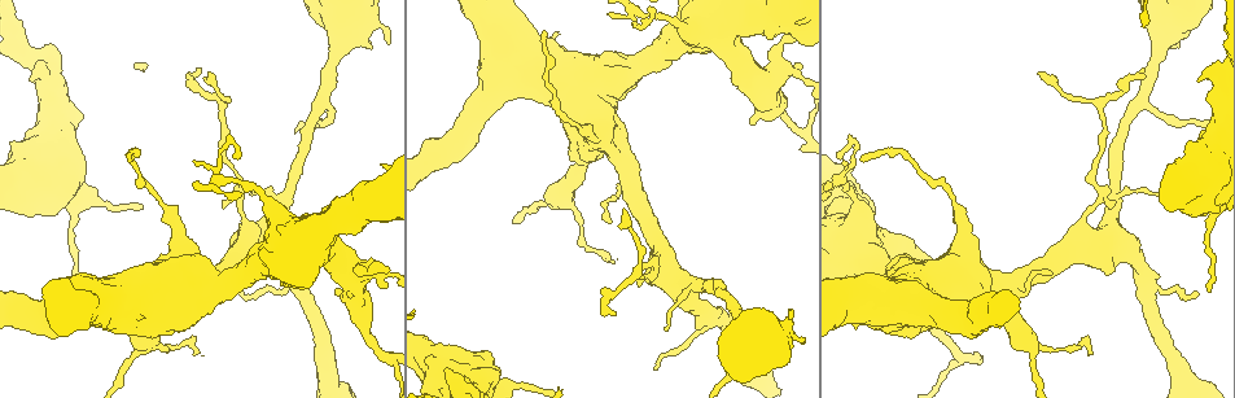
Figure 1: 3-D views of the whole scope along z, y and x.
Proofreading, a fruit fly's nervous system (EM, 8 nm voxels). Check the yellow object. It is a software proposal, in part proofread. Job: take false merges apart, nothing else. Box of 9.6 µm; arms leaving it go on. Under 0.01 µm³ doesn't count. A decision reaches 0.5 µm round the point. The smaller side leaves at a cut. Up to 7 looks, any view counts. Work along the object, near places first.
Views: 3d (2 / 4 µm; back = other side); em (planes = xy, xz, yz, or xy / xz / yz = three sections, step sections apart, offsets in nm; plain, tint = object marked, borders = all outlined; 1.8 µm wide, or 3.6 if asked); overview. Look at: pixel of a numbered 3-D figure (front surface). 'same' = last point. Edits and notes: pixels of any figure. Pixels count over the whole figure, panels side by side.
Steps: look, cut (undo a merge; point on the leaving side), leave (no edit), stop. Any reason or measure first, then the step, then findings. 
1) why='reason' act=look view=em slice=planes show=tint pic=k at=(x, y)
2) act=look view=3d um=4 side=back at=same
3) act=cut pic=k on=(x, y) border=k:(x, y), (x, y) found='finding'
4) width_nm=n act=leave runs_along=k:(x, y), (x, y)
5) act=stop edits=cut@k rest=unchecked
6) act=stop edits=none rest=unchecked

why='thin neck' act=look view=em slice=planes show=borders pic=1 at=(843, 178)

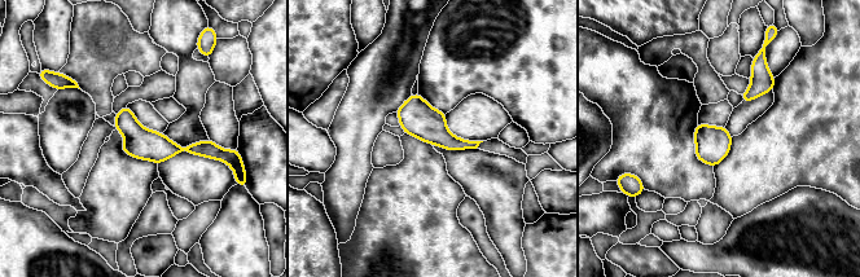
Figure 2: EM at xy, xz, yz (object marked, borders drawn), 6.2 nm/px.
act=leave found='one neuron here'

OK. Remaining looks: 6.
why='calibre changes' act=look view=3d um=4 pic=1 at=(599, 134)

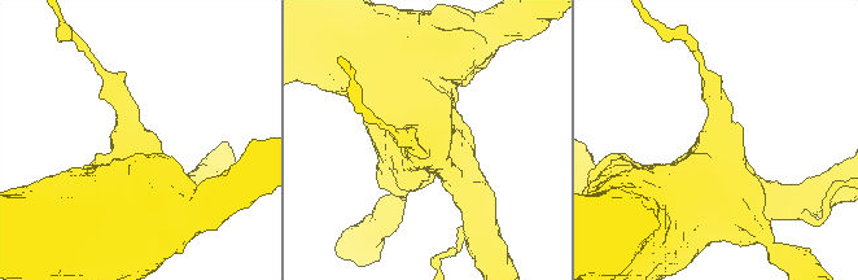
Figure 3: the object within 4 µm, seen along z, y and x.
act=look view=em slice=planes show=tint pic=3 at=(132, 147)

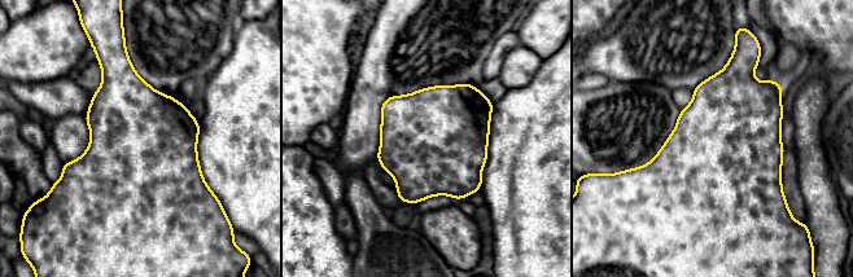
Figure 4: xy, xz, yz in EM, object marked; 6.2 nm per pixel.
act=leave found='all the same neuron'

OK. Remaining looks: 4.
why='thick turns thin' act=look view=3d um=4 pic=1 at=(775, 73)

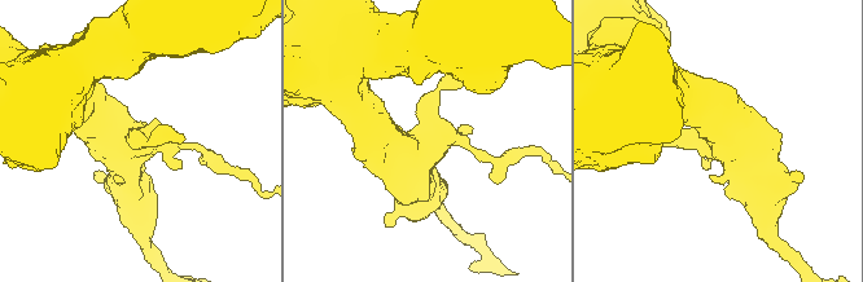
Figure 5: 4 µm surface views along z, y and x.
act=look view=em um=3.6 slice=xy step=8 show=tint pic=5 at=(428, 145)

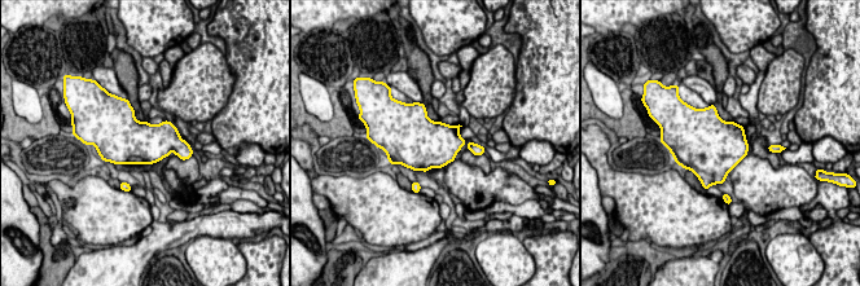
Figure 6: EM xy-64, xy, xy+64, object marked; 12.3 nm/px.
act=leave found='one neuron here'

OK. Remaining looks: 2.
act=stop edits=none rest=unchecked

